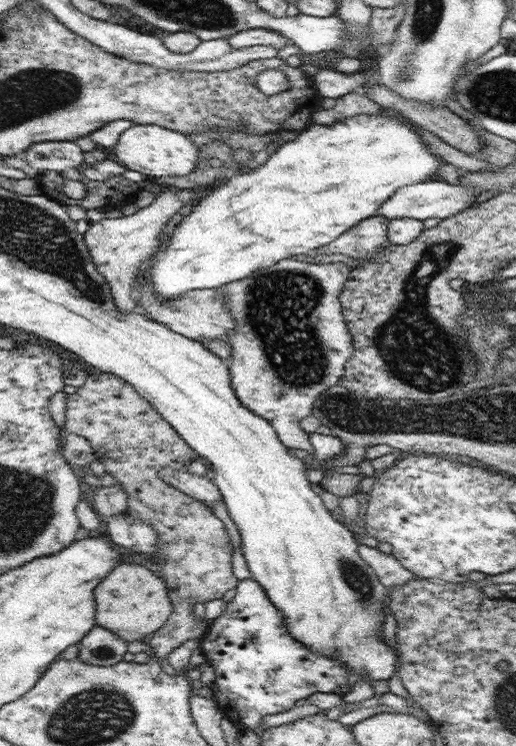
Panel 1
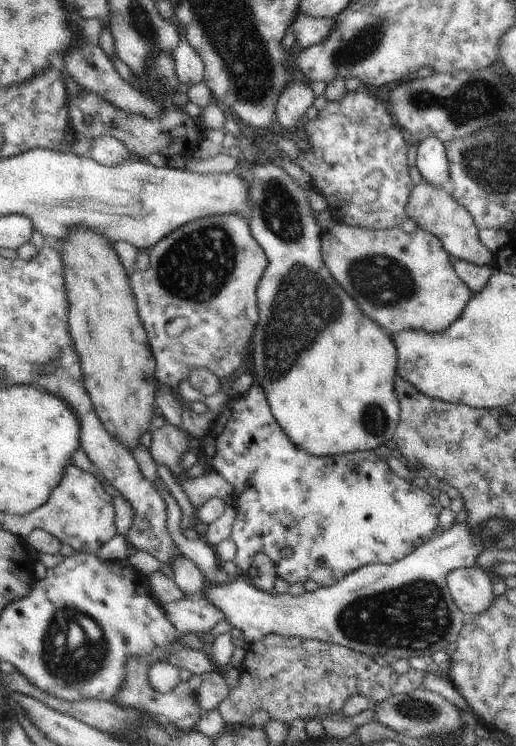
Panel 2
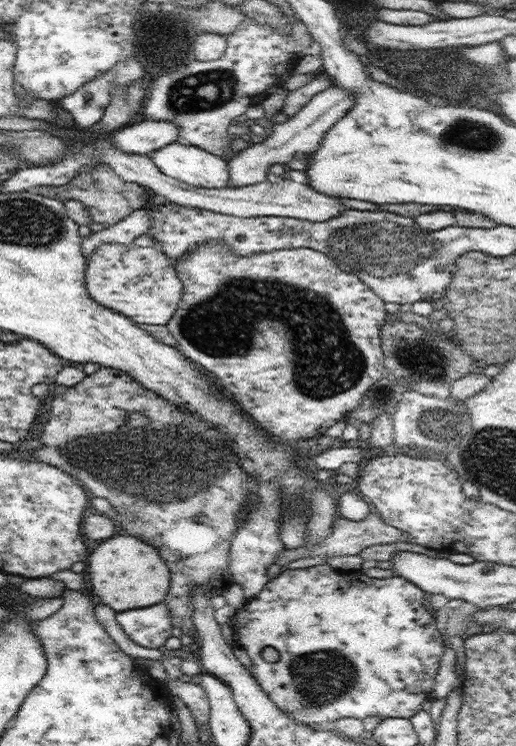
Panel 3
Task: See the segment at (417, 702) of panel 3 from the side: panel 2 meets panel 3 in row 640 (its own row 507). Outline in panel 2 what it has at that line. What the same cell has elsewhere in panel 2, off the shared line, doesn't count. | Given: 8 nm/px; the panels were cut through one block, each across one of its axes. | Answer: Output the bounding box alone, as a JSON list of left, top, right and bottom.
[200,382,443,587]

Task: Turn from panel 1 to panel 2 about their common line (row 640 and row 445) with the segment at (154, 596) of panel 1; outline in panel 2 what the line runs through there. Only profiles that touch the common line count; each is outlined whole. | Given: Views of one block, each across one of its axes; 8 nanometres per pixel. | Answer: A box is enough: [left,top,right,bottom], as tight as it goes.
[59,225,157,449]

